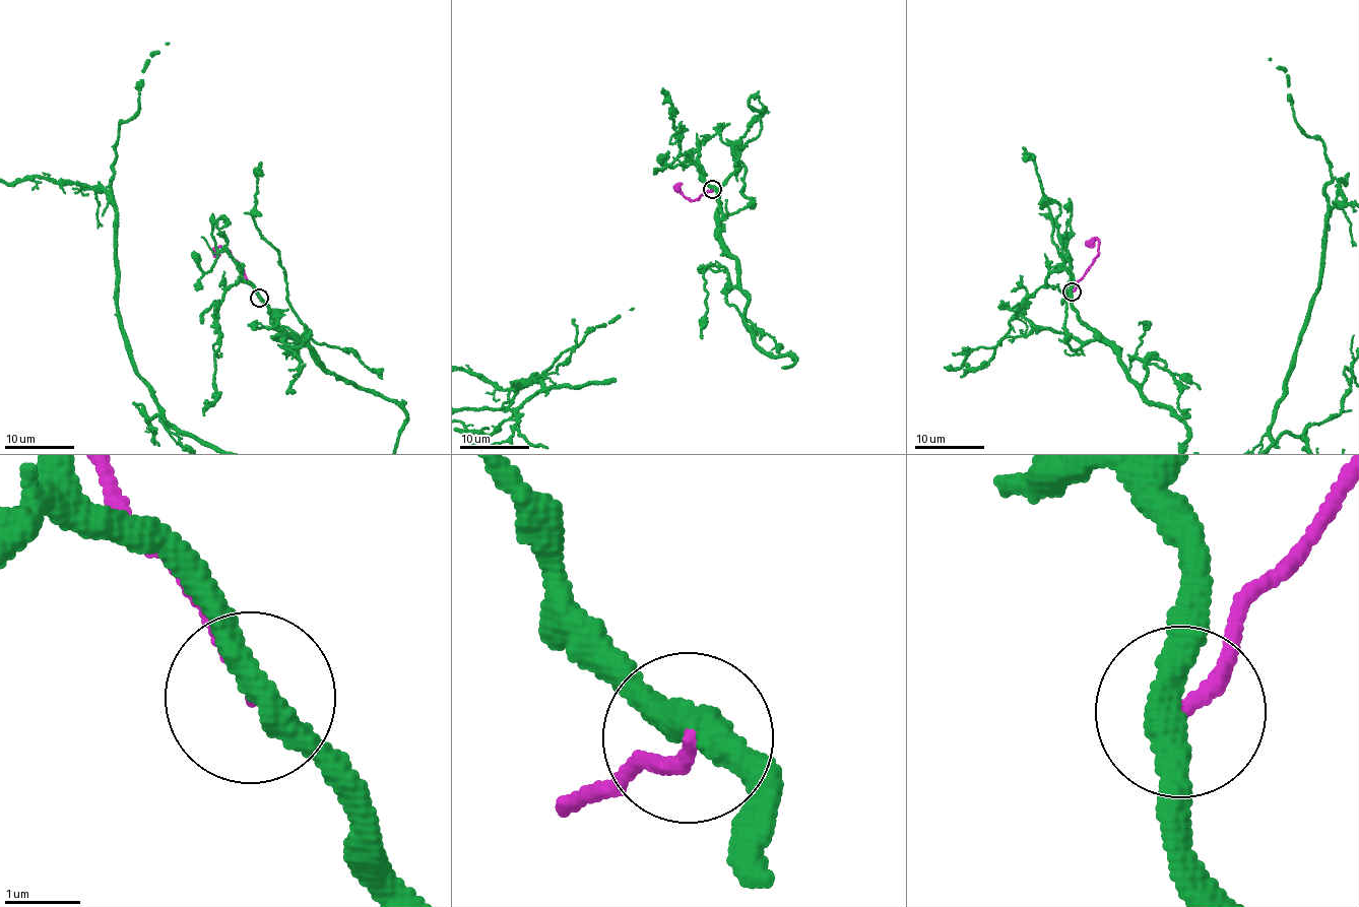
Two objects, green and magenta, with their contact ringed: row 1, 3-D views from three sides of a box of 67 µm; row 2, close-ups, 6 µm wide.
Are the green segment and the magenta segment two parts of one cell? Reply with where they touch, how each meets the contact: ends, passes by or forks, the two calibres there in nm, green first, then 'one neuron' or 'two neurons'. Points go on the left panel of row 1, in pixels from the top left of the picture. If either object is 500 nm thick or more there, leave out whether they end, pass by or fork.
place (259, 298); green passes by; magenta ends; calibres 360 and 220 nm; two neurons

